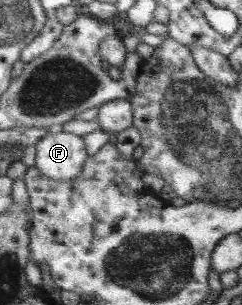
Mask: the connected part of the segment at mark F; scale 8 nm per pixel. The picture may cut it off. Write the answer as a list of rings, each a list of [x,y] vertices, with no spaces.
[[[52,130],[36,145],[36,165],[57,181],[78,180],[90,160],[84,136]]]

